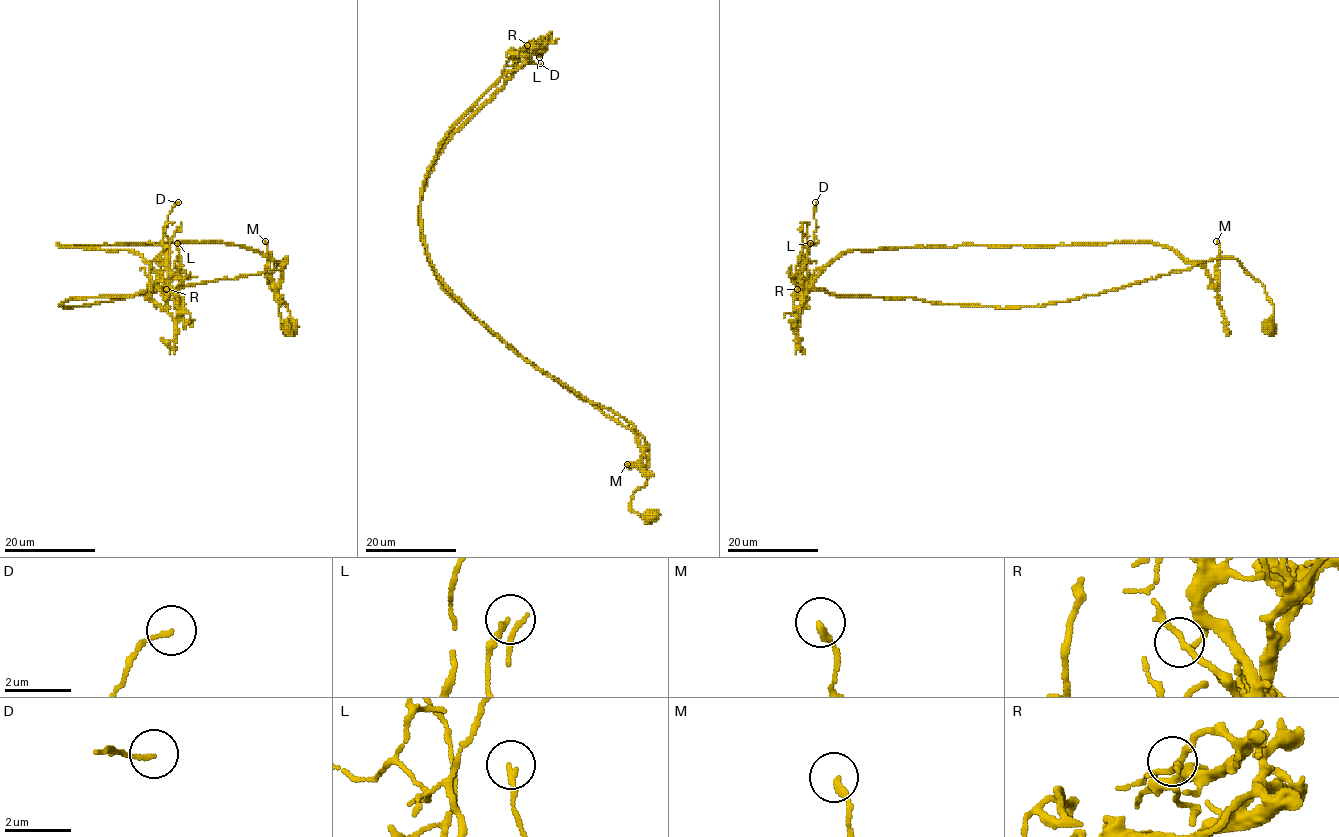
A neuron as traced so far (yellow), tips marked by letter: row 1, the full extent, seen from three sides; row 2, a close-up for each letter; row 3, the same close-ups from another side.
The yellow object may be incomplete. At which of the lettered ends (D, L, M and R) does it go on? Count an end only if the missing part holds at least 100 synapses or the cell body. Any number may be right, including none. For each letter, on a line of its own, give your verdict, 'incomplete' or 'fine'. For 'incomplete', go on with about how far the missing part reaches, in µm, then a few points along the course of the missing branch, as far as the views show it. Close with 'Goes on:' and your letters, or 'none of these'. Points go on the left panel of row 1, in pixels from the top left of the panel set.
D: fine
L: fine
M: fine
R: fine
Goes on: none of these

